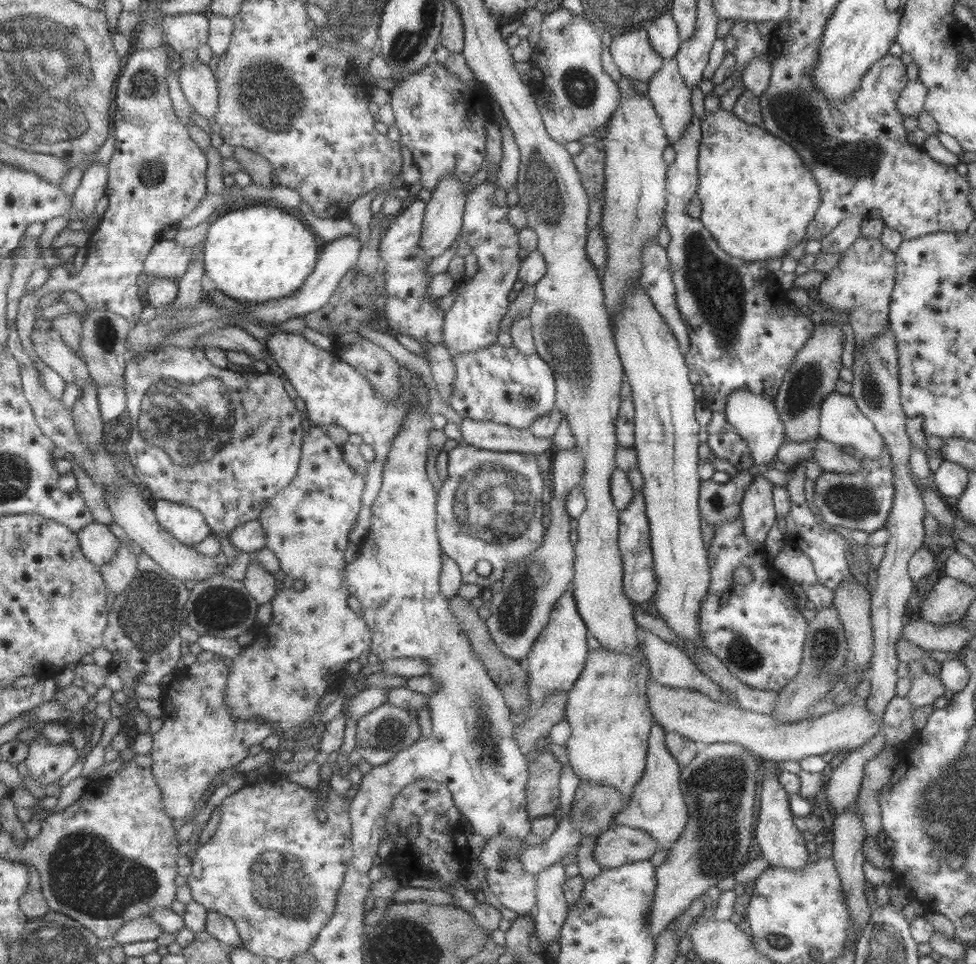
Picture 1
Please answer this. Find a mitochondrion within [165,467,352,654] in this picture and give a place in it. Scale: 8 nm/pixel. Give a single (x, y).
(218, 606)

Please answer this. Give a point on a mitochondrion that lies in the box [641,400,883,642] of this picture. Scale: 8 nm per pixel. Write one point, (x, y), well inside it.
(716, 502)

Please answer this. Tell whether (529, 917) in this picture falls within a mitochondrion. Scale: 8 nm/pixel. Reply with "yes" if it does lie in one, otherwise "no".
no

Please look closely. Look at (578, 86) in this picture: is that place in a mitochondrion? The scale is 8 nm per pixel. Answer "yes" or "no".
yes

